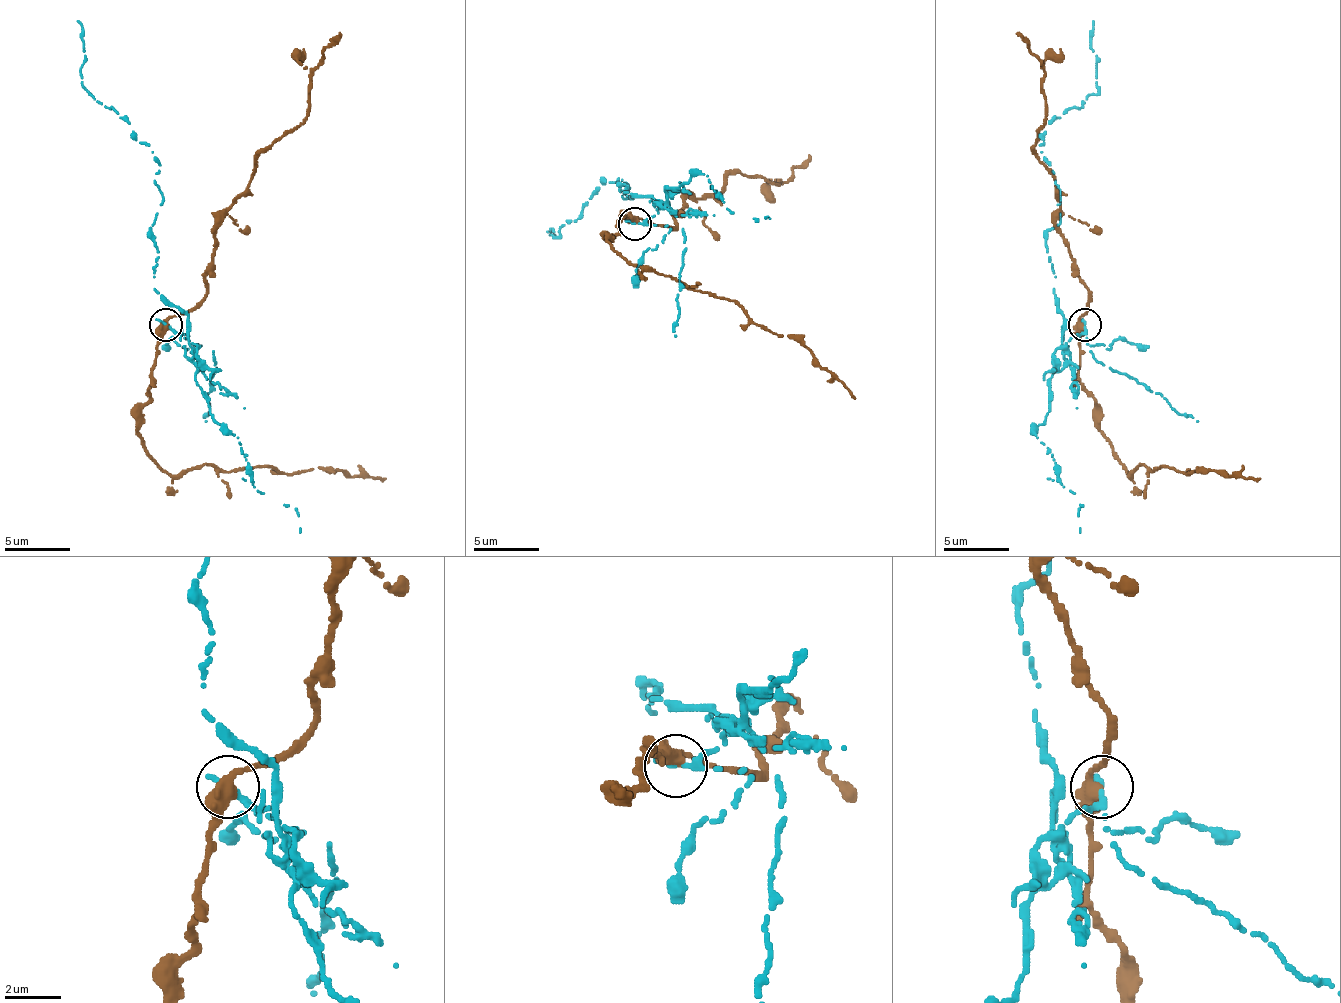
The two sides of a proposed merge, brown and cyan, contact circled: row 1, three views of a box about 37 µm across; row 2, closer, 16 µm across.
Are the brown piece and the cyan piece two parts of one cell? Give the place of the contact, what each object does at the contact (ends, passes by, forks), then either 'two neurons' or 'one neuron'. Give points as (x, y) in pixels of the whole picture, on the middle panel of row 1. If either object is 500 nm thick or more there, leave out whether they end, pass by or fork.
at (635, 223); brown passes by; cyan ends there; two neurons

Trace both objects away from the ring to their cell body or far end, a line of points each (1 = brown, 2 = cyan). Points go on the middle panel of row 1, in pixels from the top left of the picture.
1: (636, 222), (623, 216), (609, 242), (639, 268), (734, 301), (757, 324), (797, 337), (856, 400)
2: (636, 222), (662, 203), (623, 183), (623, 199), (632, 199), (623, 180), (547, 232)

